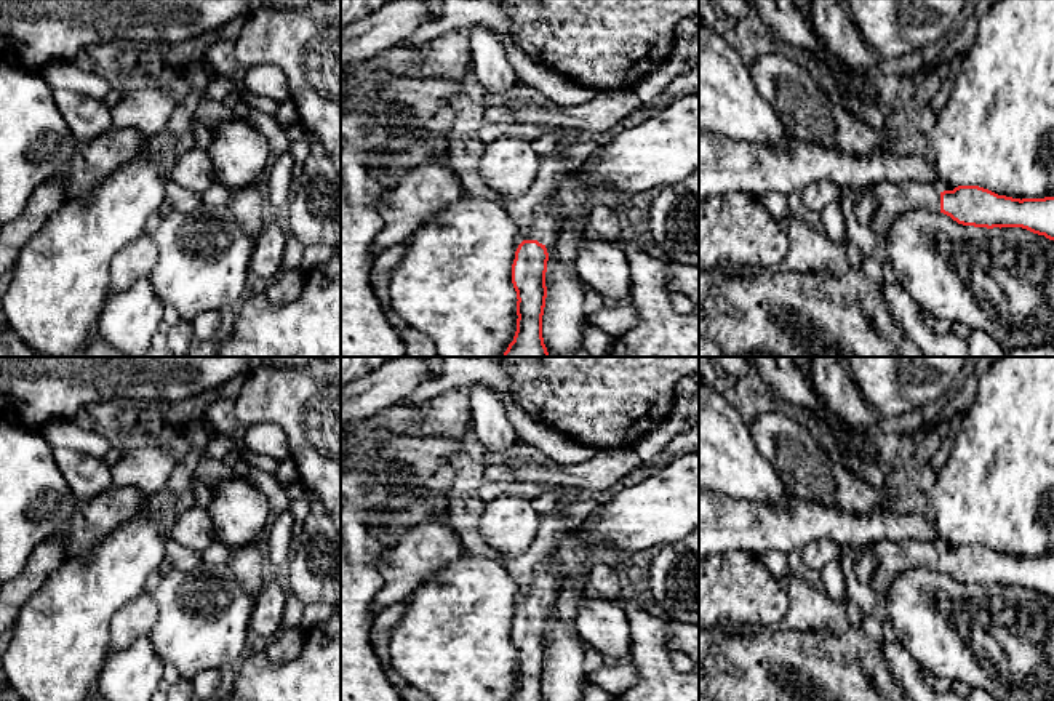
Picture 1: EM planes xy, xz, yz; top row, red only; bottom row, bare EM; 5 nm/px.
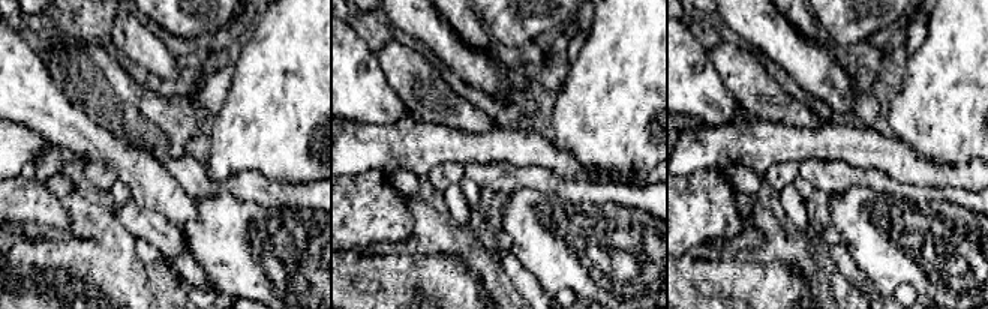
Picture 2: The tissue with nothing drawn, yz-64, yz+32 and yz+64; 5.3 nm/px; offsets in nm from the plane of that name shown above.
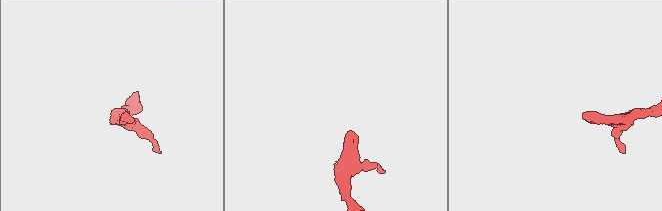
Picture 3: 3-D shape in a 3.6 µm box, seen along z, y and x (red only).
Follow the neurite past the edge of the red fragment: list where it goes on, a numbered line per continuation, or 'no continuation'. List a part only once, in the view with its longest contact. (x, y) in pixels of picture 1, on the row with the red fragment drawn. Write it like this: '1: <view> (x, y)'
1: xz (534, 213)

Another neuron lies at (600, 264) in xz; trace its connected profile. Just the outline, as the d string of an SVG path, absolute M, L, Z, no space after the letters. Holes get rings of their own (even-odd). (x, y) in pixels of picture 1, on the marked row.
M589 235L579 242L576 274L603 298L621 299L632 291L630 264L622 243Z

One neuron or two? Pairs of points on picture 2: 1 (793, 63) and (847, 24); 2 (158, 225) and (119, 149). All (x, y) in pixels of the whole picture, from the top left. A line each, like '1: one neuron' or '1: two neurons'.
1: two neurons
2: two neurons

